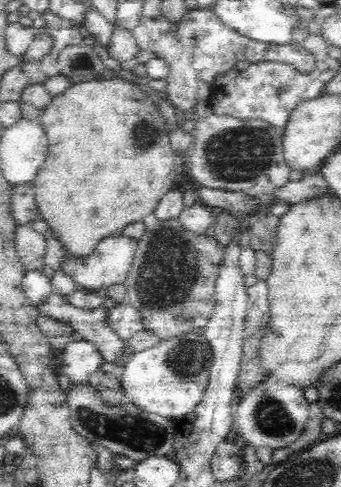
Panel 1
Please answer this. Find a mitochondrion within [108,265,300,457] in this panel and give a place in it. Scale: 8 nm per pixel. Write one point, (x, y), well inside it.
(270, 417)

